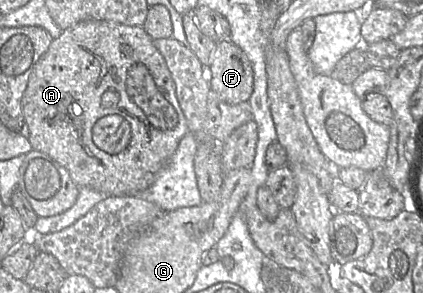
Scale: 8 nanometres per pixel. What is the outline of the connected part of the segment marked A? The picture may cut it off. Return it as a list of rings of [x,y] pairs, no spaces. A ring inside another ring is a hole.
[[[82,21],[62,30],[57,37],[54,37],[29,77],[22,98],[22,110],[25,120],[25,135],[32,149],[48,155],[66,168],[70,177],[79,188],[92,188],[106,197],[138,196],[148,189],[162,169],[170,162],[179,142],[189,131],[186,118],[175,94],[174,81],[163,56],[155,47],[153,39],[142,26],[128,26],[112,21]]]

